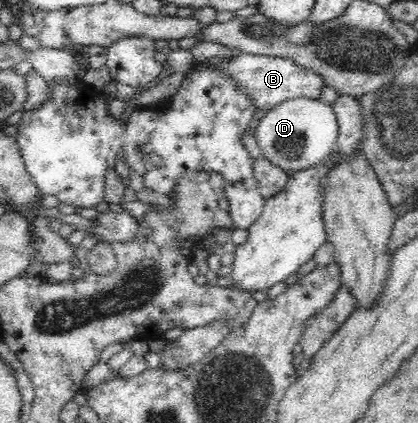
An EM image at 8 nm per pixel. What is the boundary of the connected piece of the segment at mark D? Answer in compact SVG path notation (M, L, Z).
M296 98L267 110L265 116L258 121L256 132L253 133L263 159L291 174L325 163L337 143L339 123L332 105L324 104L320 99Z

